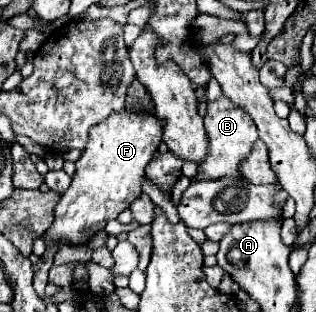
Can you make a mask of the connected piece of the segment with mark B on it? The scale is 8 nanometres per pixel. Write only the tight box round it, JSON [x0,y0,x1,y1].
[195,96,257,180]

